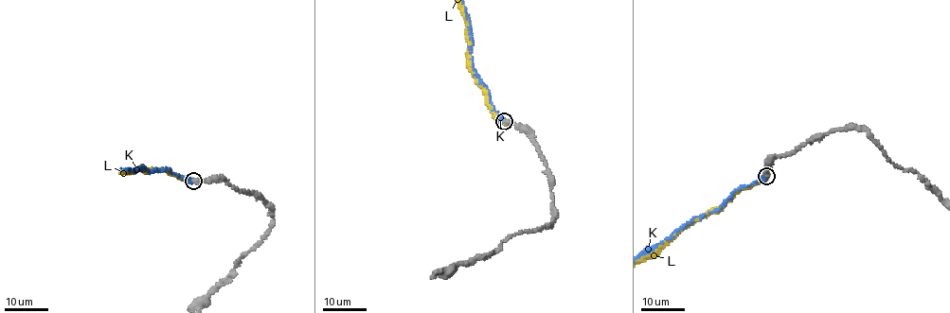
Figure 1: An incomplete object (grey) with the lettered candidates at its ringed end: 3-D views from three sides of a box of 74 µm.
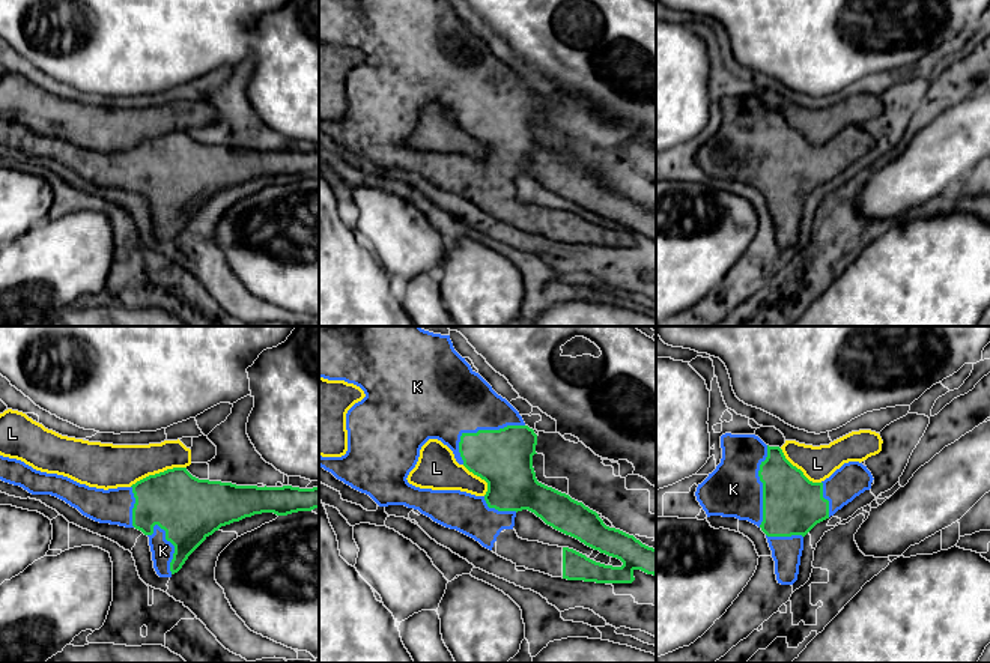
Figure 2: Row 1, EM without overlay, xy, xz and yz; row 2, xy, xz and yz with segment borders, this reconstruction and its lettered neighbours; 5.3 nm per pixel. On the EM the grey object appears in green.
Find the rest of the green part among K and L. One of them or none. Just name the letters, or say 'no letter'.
K

